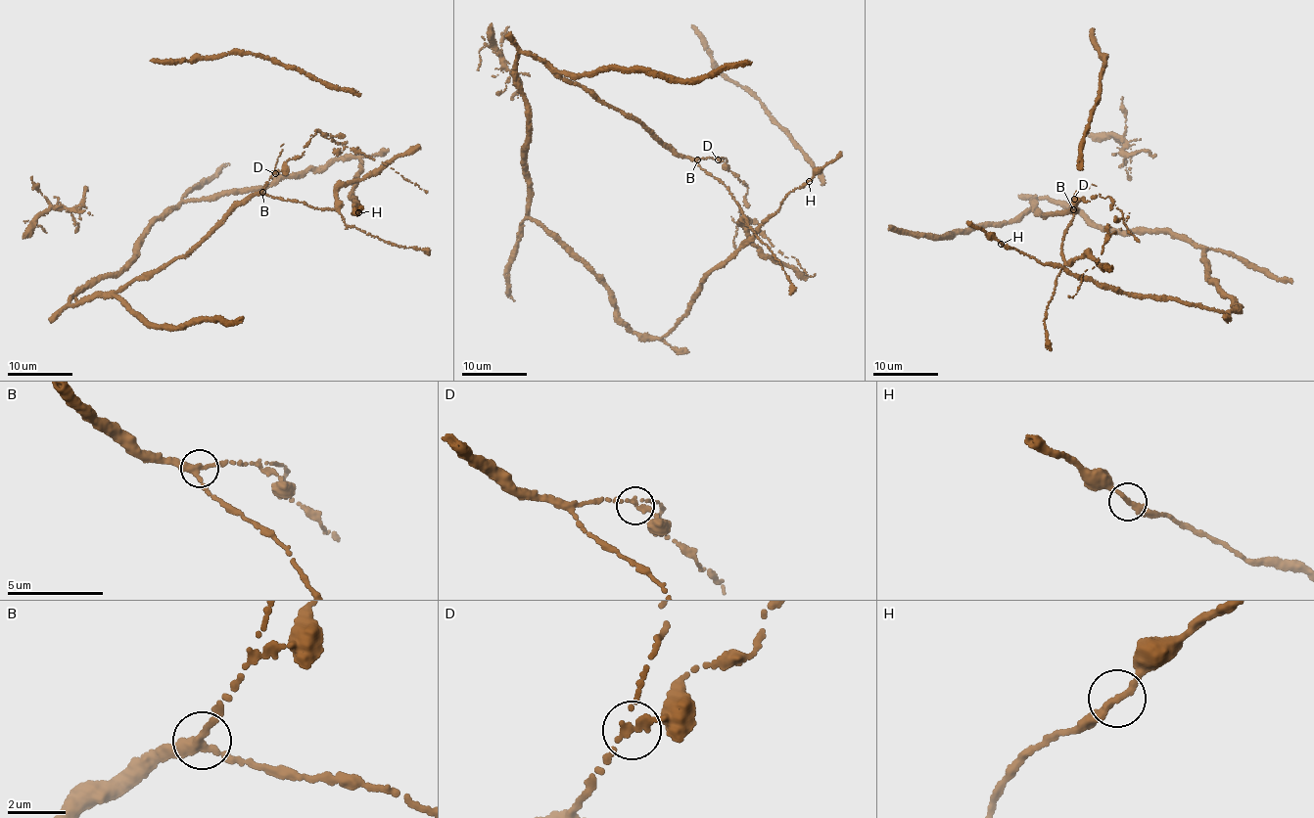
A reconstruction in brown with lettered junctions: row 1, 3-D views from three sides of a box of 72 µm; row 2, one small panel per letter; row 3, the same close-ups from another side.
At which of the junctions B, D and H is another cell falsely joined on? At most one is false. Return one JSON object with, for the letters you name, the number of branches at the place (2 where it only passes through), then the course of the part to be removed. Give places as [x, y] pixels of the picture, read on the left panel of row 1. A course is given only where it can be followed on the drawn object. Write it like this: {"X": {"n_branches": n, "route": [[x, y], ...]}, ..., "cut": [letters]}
{"D": {"n_branches": 3, "route": [[275, 173], [286, 162], [302, 157], [317, 130], [341, 138], [345, 146], [387, 165], [426, 192]]}, "cut": ["D"]}

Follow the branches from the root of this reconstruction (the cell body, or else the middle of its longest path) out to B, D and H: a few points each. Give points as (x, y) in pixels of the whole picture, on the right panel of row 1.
B: (1080, 215), (1070, 207), (1043, 198), (1031, 204), (1041, 217), (1063, 215), (1076, 210), (1073, 209)
D: (1080, 215), (1070, 207), (1043, 198), (1031, 204), (1041, 217), (1063, 215), (1076, 210), (1072, 206), (1074, 199)
H: (1080, 215), (1204, 248), (1209, 281), (1240, 307), (1222, 313), (1129, 295), (1001, 244)

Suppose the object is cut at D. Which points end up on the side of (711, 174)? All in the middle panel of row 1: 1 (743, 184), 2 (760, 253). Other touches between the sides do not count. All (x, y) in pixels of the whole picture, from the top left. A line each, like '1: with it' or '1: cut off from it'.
1: cut off from it
2: with it

